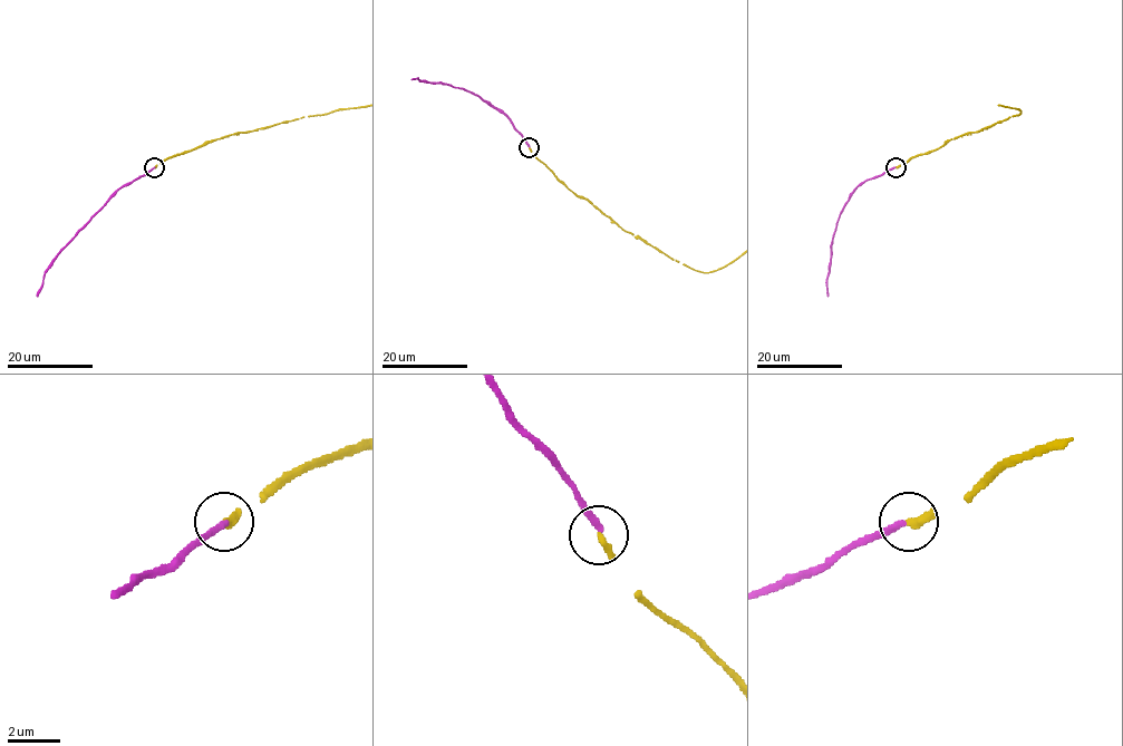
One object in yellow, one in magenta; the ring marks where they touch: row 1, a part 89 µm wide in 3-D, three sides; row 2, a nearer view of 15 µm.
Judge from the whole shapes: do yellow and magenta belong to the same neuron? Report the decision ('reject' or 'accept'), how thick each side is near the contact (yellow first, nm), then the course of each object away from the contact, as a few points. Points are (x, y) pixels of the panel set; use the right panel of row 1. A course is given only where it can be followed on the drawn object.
reject; 280 nm thick on the yellow side, 260 nm on the other; magenta runs (894, 166), (862, 182), (840, 214), (828, 274), (828, 296)

